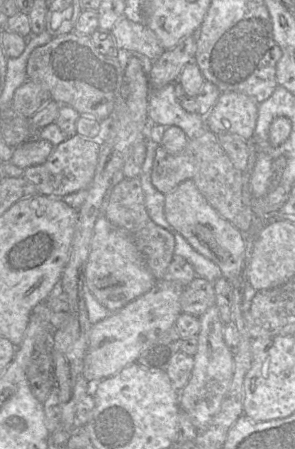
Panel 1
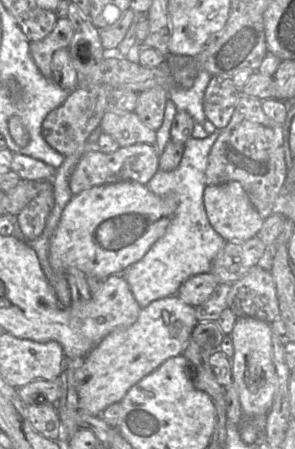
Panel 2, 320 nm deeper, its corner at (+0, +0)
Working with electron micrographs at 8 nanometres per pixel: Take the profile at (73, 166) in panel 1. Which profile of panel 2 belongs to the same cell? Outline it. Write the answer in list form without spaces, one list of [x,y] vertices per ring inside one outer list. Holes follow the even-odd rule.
[[[133,144],[119,147],[113,153],[88,150],[81,156],[71,174],[71,192],[75,195],[95,186],[123,181],[146,184],[159,170],[159,156],[155,148],[150,144]]]

